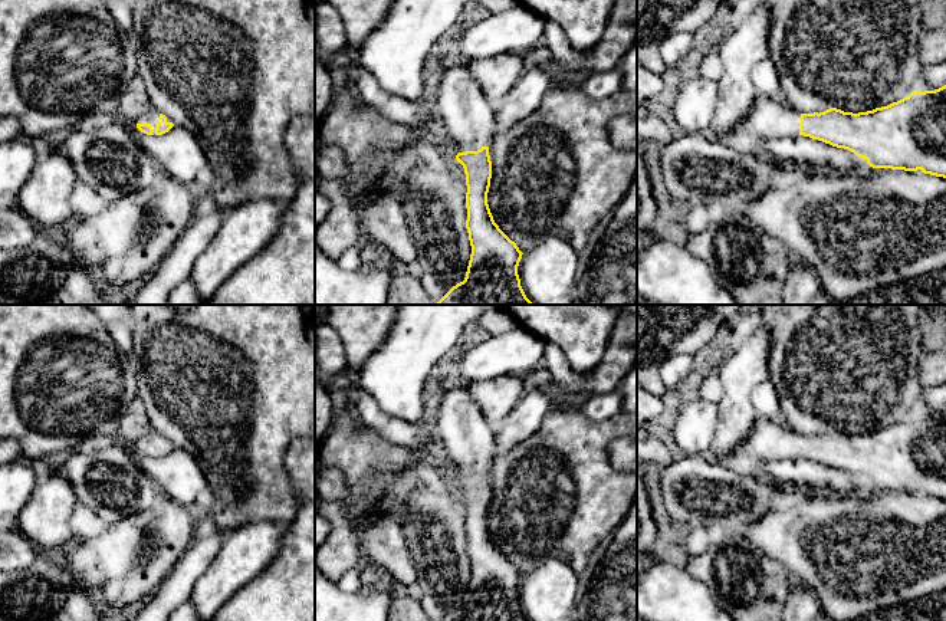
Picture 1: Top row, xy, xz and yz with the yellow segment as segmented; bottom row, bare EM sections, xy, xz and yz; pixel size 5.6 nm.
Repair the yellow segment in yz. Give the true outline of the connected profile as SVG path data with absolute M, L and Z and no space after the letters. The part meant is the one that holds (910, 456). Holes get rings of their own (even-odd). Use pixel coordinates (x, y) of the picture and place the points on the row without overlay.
M946 407L934 413L913 413L887 428L858 436L837 430L801 436L782 421L772 423L758 415L729 463L792 457L848 472L873 490L922 492L946 500Z

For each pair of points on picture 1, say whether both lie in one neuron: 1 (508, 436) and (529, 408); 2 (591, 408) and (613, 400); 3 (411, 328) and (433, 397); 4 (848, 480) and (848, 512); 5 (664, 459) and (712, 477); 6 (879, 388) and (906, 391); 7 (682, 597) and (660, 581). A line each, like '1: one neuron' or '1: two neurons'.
1: one neuron
2: one neuron
3: two neurons
4: two neurons
5: two neurons
6: one neuron
7: one neuron

